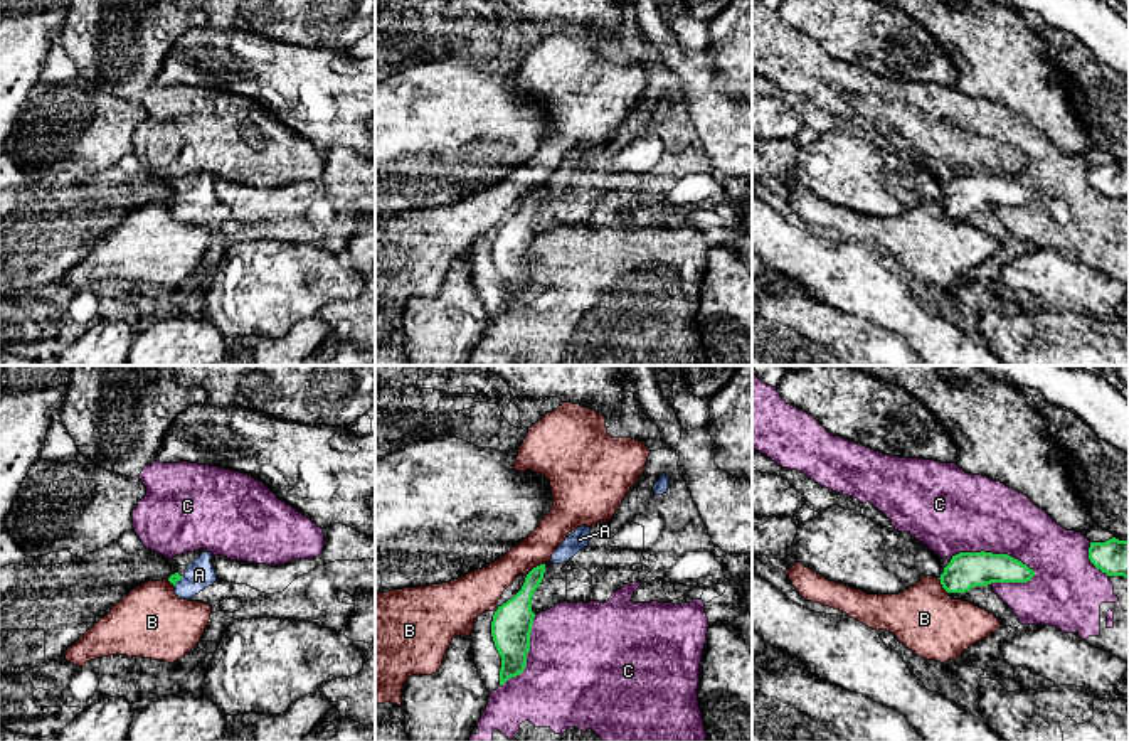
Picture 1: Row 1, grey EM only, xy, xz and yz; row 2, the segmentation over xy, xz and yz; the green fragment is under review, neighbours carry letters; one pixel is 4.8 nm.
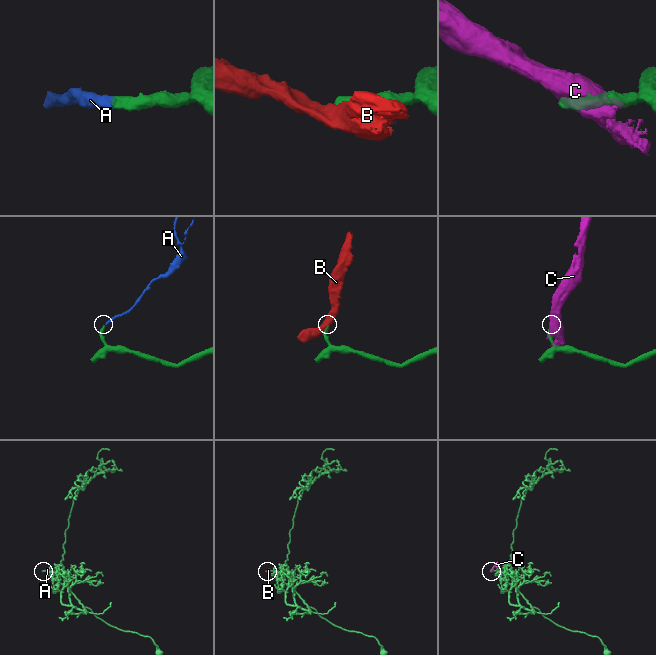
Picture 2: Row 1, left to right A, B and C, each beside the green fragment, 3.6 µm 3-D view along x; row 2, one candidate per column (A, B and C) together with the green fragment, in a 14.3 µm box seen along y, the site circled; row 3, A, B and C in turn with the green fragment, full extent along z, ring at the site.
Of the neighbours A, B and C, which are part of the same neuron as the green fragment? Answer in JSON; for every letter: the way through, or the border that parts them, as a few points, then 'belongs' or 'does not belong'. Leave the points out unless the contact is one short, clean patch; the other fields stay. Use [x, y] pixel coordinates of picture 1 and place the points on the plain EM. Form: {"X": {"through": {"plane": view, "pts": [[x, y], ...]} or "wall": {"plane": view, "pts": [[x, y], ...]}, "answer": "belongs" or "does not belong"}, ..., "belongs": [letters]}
{"A": {"through": {"plane": "xy", "pts": [[174, 201], [179, 202], [194, 202], [199, 197]]}, "answer": "belongs"}, "B": {"answer": "does not belong"}, "C": {"answer": "does not belong"}, "belongs": ["A"]}

